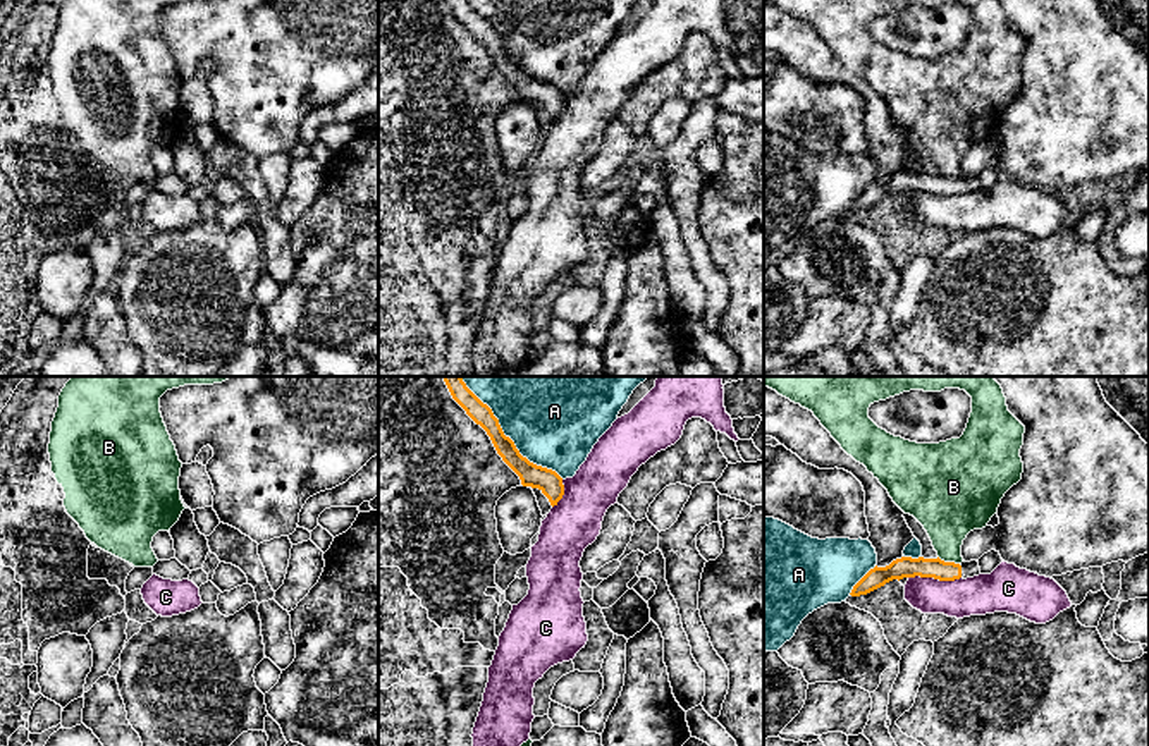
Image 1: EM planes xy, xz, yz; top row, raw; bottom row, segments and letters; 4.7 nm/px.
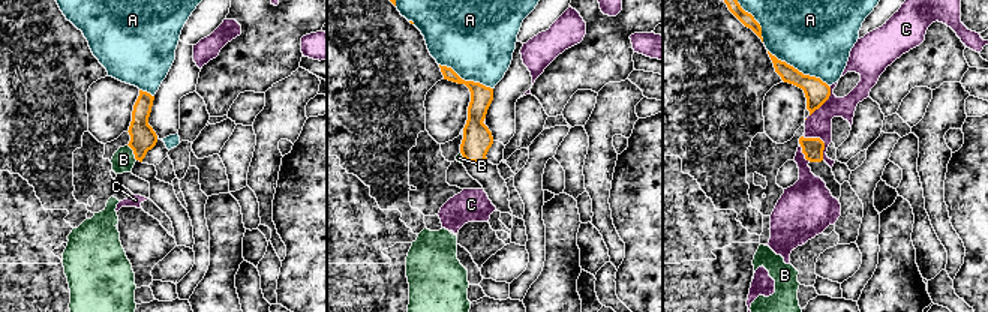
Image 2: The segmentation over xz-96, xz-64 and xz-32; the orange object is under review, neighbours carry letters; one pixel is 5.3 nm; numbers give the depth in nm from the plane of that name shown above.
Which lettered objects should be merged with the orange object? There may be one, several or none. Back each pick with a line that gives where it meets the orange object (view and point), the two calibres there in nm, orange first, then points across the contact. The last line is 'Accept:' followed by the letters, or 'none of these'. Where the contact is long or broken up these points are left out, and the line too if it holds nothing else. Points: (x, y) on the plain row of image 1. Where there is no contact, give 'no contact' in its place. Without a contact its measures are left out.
Accept: none of these

